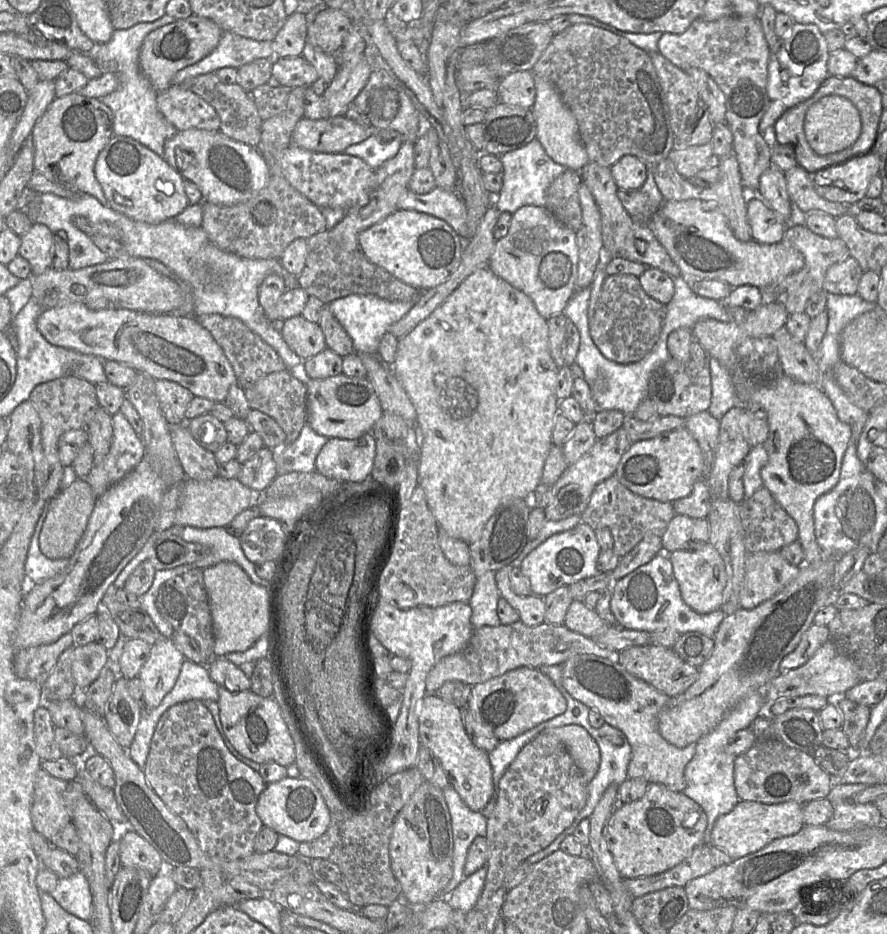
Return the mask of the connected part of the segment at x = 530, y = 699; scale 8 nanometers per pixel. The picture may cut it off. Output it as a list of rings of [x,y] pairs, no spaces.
[[[521,667],[473,686],[466,708],[478,724],[490,730],[499,741],[505,741],[563,714],[567,702],[538,668]]]

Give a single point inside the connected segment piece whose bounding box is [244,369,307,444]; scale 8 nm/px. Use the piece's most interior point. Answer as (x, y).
(280, 395)

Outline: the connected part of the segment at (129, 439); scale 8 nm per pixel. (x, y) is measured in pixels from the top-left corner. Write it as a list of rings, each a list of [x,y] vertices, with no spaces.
[[[121,411],[111,415],[112,443],[104,459],[84,478],[96,497],[129,474],[145,457],[145,445]]]

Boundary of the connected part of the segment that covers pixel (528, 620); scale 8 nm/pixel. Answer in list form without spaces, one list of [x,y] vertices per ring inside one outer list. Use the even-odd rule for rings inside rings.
[[[505,566],[495,572],[495,581],[501,598],[505,599],[519,614],[519,621],[529,627],[544,622],[545,603],[540,596],[519,596],[510,587],[509,575],[511,568]]]

